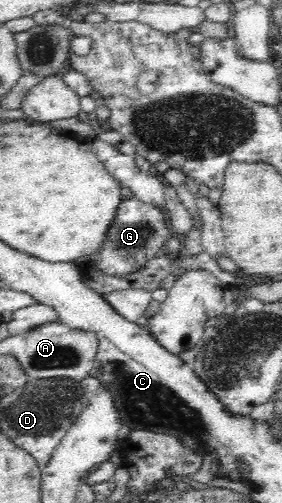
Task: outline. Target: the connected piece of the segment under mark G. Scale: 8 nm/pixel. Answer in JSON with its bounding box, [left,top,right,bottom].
[73,199,169,277]

